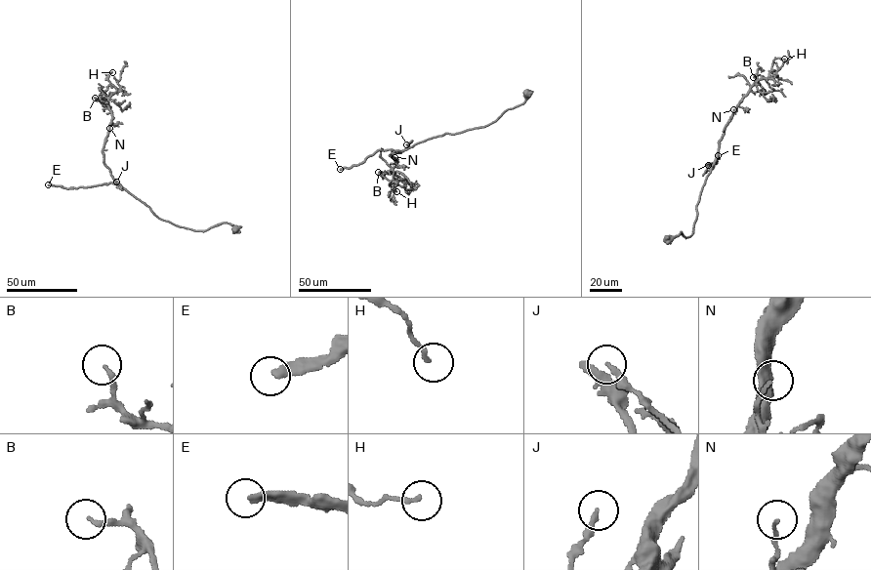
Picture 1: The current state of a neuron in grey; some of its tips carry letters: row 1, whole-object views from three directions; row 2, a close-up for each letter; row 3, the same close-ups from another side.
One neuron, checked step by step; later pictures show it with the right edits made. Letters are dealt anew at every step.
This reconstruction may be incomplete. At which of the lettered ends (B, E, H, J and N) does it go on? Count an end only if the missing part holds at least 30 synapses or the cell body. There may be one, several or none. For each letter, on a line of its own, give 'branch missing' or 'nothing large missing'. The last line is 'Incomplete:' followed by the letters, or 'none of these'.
B: nothing large missing
E: branch missing
H: nothing large missing
J: nothing large missing
N: nothing large missing
Incomplete: E

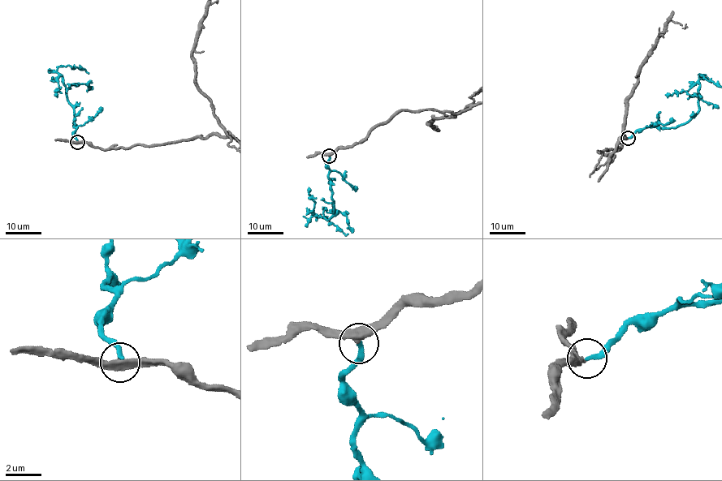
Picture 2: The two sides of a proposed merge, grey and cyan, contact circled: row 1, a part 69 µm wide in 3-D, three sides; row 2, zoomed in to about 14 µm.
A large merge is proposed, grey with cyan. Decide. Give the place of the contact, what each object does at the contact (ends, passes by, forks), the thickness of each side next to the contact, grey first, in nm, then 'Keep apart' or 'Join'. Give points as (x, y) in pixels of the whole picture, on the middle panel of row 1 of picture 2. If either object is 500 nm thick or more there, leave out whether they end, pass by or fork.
Place: (329, 156). At the ring grey passes by. At the ring cyan ends. Thickness 400 nm (grey) against 240 nm. Join

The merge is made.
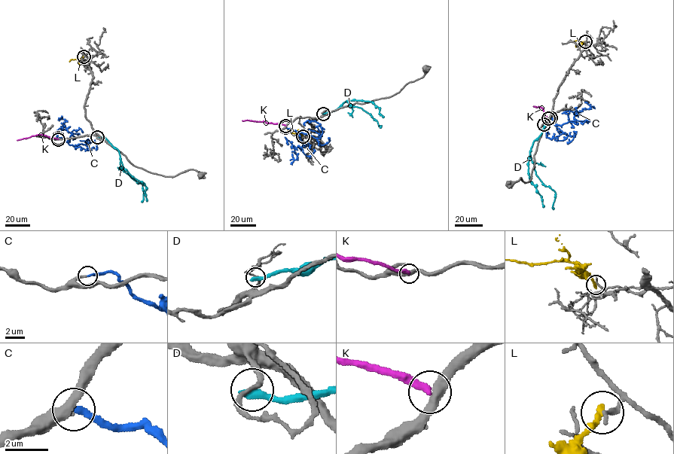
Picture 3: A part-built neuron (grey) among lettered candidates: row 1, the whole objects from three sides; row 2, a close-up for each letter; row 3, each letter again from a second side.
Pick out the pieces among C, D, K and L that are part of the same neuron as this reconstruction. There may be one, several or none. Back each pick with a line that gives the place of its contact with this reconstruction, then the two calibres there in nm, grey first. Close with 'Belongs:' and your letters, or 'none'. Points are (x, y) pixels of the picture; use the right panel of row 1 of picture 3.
C: meets grey at (550, 117); 260 nm thick on the grey side, 240 nm on the other
Belongs: C

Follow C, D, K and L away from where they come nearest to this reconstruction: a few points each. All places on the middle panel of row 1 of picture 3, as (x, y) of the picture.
C: (285, 127), (319, 138), (322, 132), (318, 123), (307, 120), (303, 123), (305, 126)
D: (323, 114), (330, 112), (347, 101), (352, 106), (361, 108), (371, 115), (380, 127)
K: (285, 126), (264, 121), (242, 120)
L: (303, 136), (300, 133), (290, 132), (288, 129)

